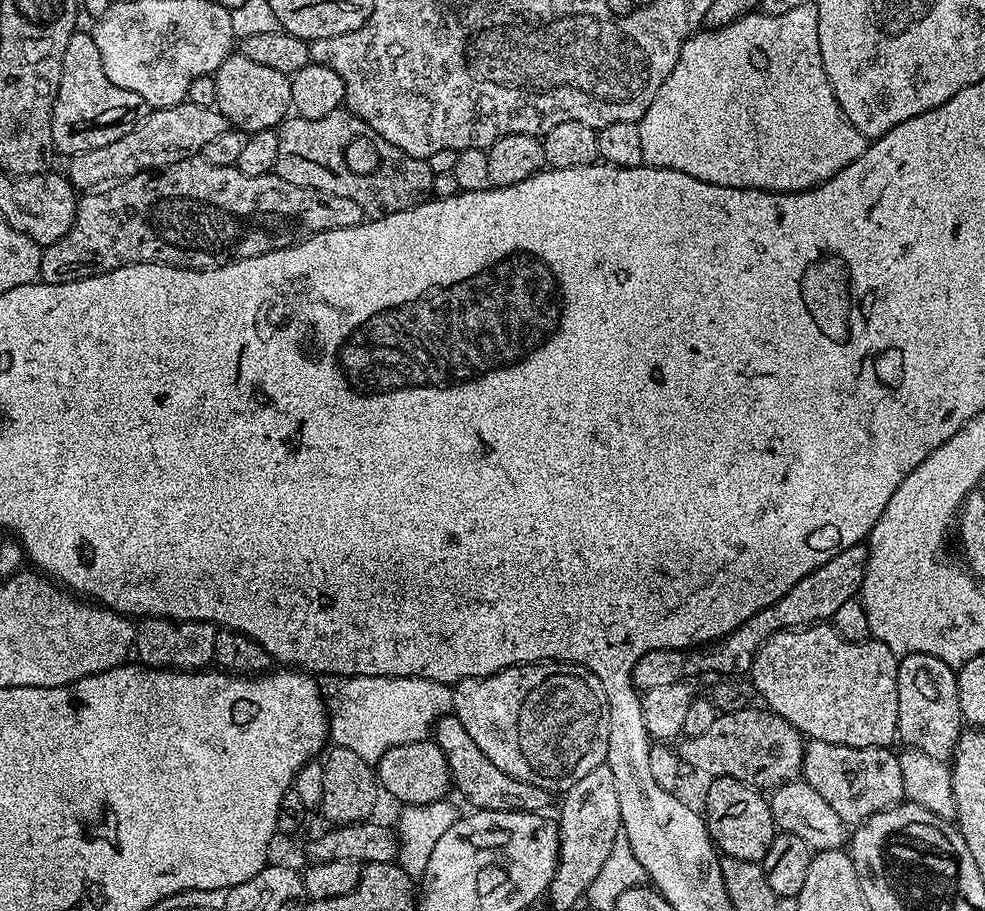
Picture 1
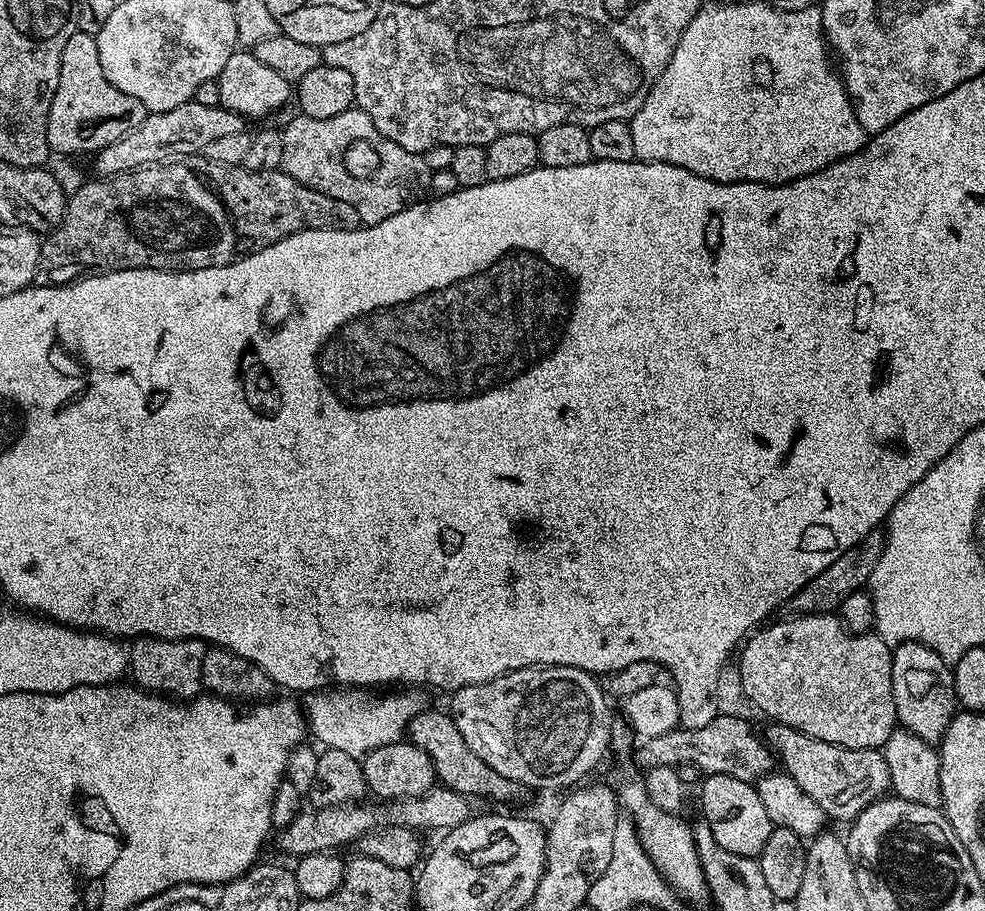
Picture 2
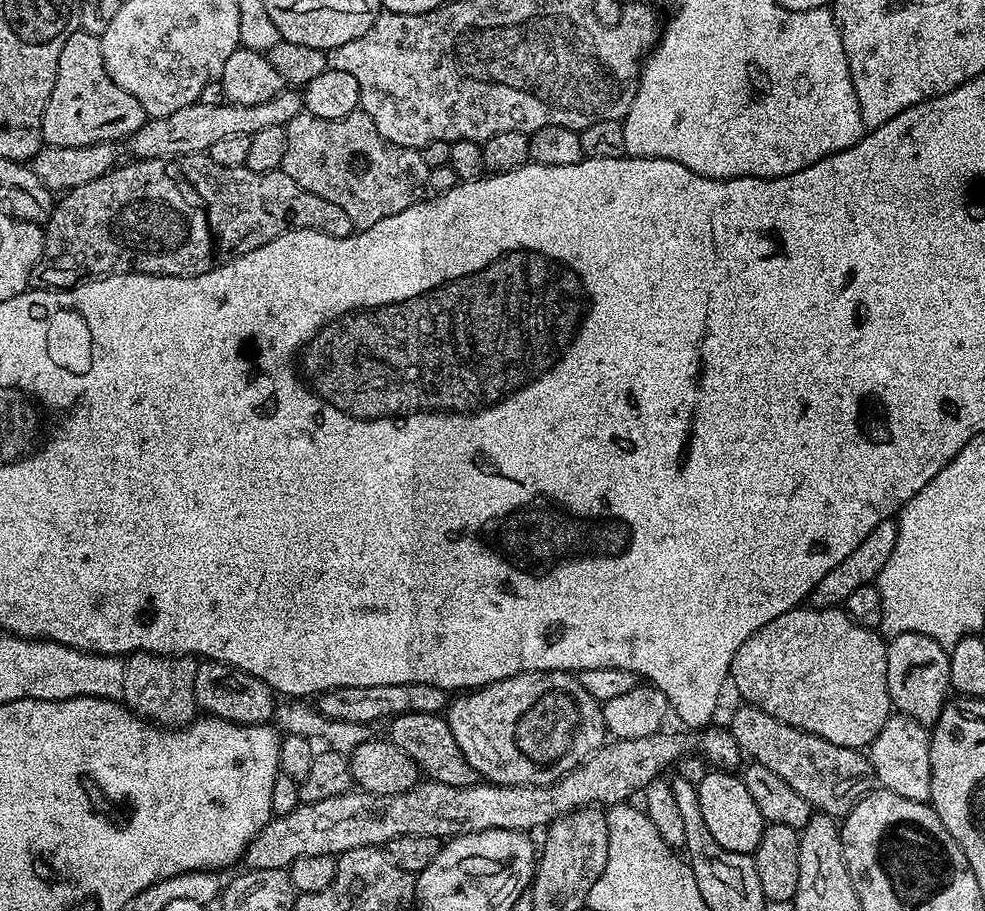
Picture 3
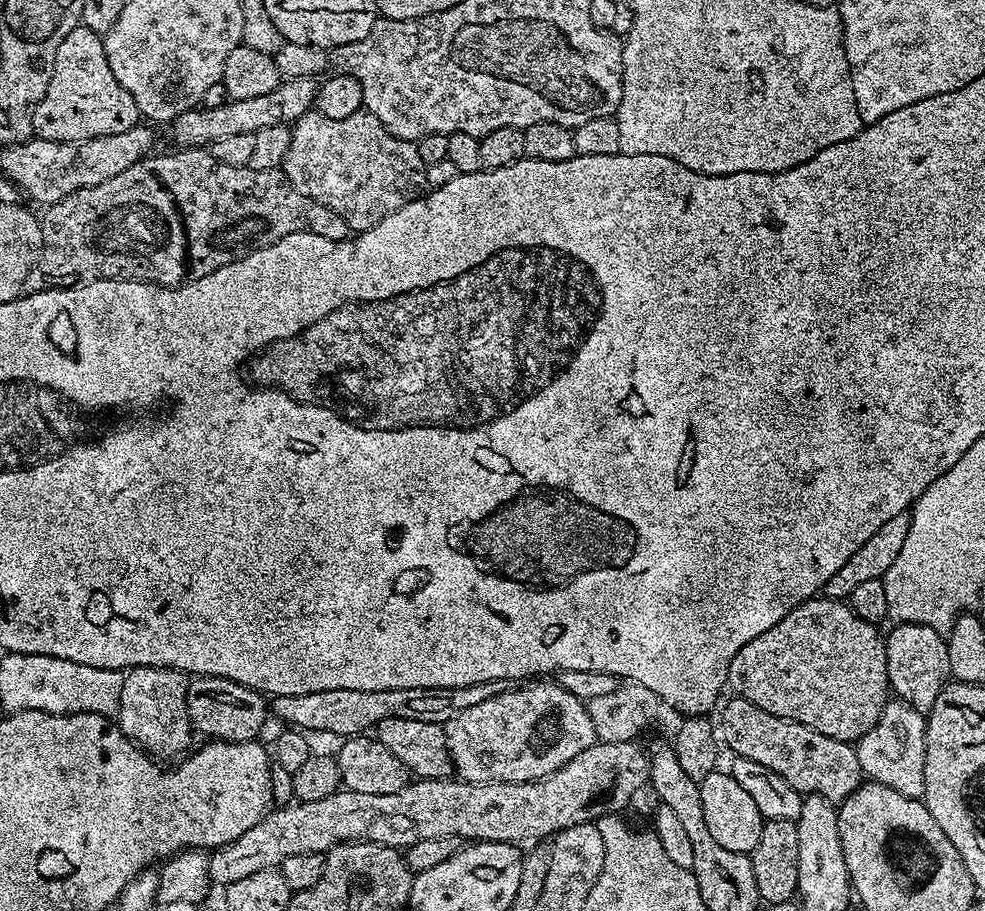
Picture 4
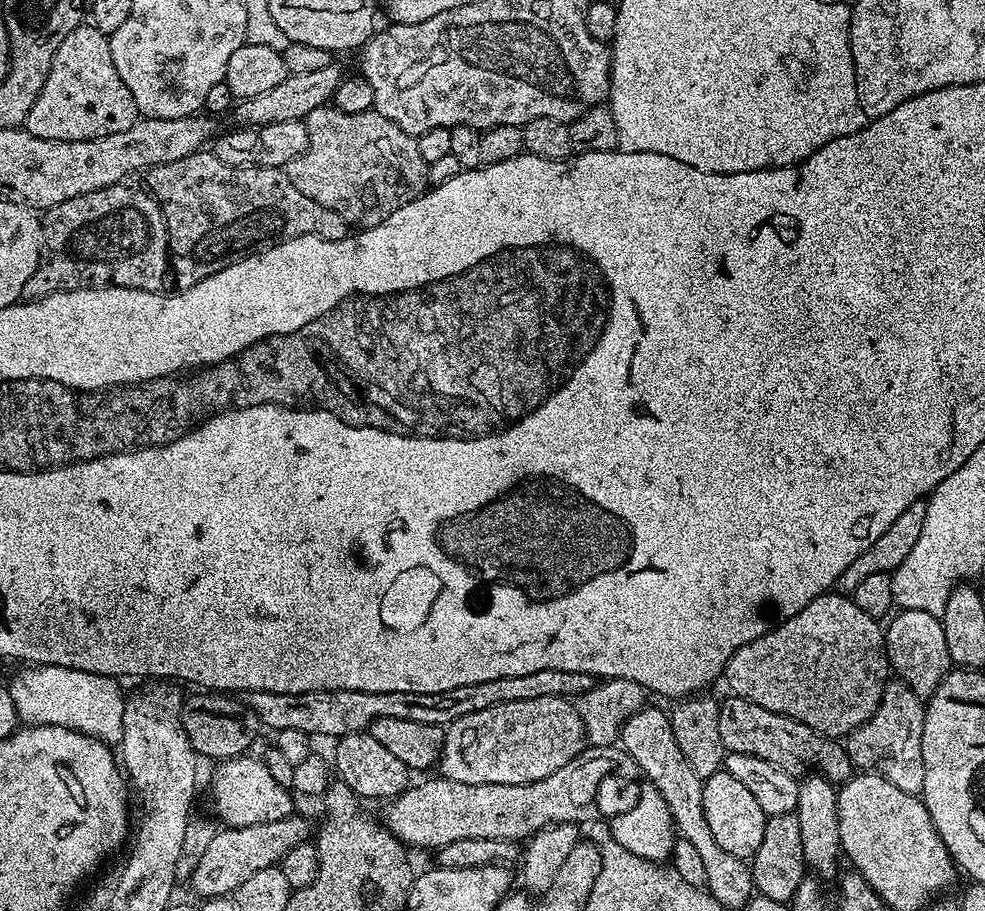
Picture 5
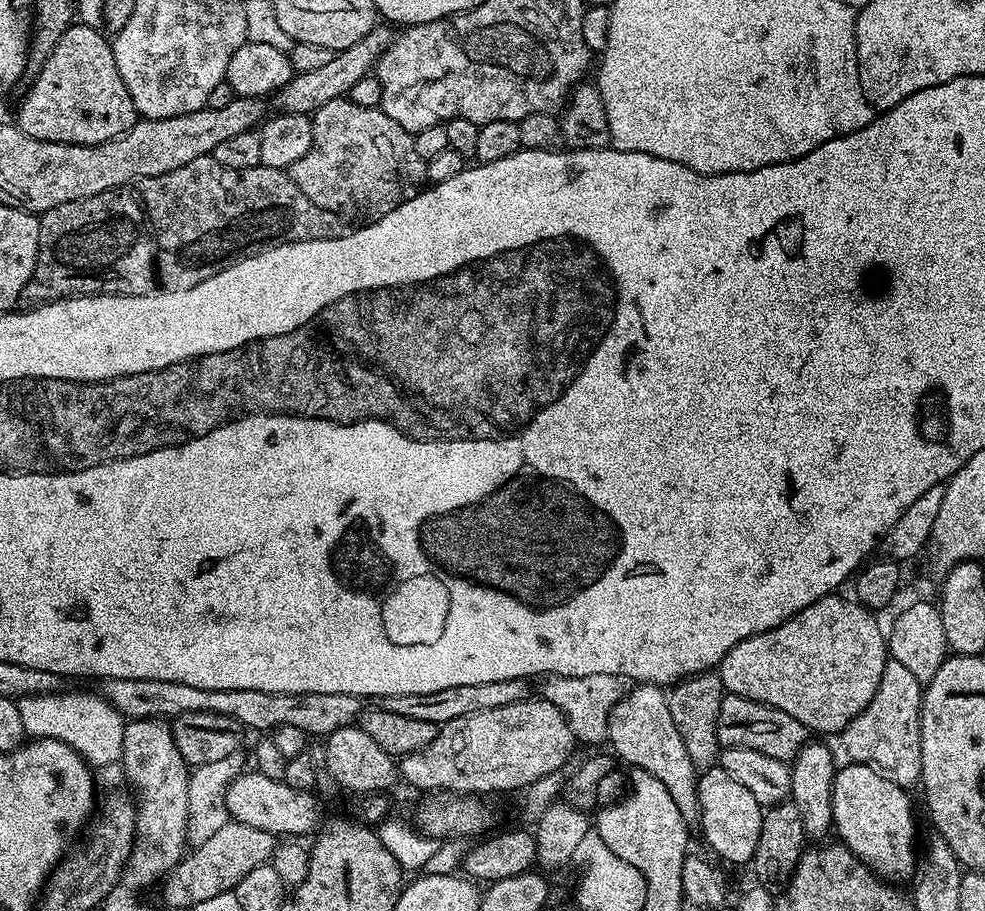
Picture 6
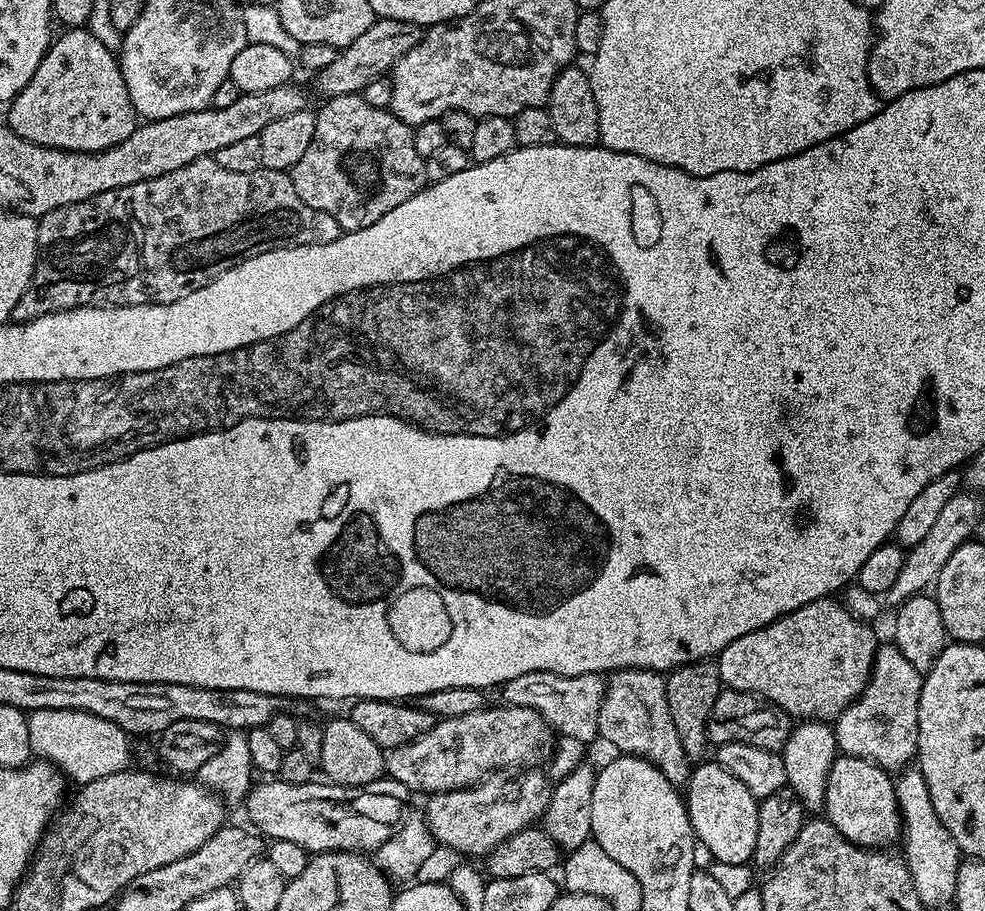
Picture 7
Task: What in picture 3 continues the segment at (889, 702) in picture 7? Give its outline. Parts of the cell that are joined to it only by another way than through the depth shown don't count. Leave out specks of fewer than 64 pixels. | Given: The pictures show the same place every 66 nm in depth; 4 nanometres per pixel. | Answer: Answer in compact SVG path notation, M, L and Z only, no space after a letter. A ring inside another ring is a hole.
M889 716L866 755L872 761L872 773L883 791L902 794L902 798L910 798L910 802L927 804L931 801L930 732L925 725L919 724L912 716Z

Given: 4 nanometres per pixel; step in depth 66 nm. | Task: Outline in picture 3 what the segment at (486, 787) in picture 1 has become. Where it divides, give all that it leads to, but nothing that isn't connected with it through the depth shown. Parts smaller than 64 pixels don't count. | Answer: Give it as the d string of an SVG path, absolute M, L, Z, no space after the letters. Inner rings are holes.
M407 712L401 716L391 717L387 735L392 744L398 746L420 767L421 773L429 781L461 788L477 783L478 775L474 766L466 760L466 754L454 742L454 734L450 730L447 719L440 714L422 714L421 712Z

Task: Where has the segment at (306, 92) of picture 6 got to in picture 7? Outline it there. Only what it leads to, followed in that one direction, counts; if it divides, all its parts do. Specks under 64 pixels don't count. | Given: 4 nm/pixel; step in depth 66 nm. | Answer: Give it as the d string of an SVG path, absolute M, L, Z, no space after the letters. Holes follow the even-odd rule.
M373 19L370 30L366 34L354 38L348 48L341 48L336 53L334 62L326 66L321 72L315 73L316 88L321 92L321 97L329 96L354 96L363 93L370 82L379 76L388 76L395 64L410 50L422 35L419 24L402 22L401 20Z

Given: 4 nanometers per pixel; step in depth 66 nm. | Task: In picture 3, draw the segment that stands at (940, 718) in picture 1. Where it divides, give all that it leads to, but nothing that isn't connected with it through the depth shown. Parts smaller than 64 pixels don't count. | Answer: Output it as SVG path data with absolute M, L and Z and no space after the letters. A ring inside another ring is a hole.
M917 632L893 636L887 641L887 645L888 689L895 711L912 716L919 724L935 725L950 699L949 649L934 642L934 638L926 638L926 634Z

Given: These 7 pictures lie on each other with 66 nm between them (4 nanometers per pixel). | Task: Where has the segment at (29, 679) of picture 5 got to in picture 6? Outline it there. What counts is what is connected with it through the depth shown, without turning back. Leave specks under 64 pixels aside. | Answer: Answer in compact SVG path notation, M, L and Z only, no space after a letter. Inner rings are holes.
M52 690L47 694L21 696L18 703L22 726L29 737L66 742L93 769L116 764L122 754L125 717L103 695L92 692Z

